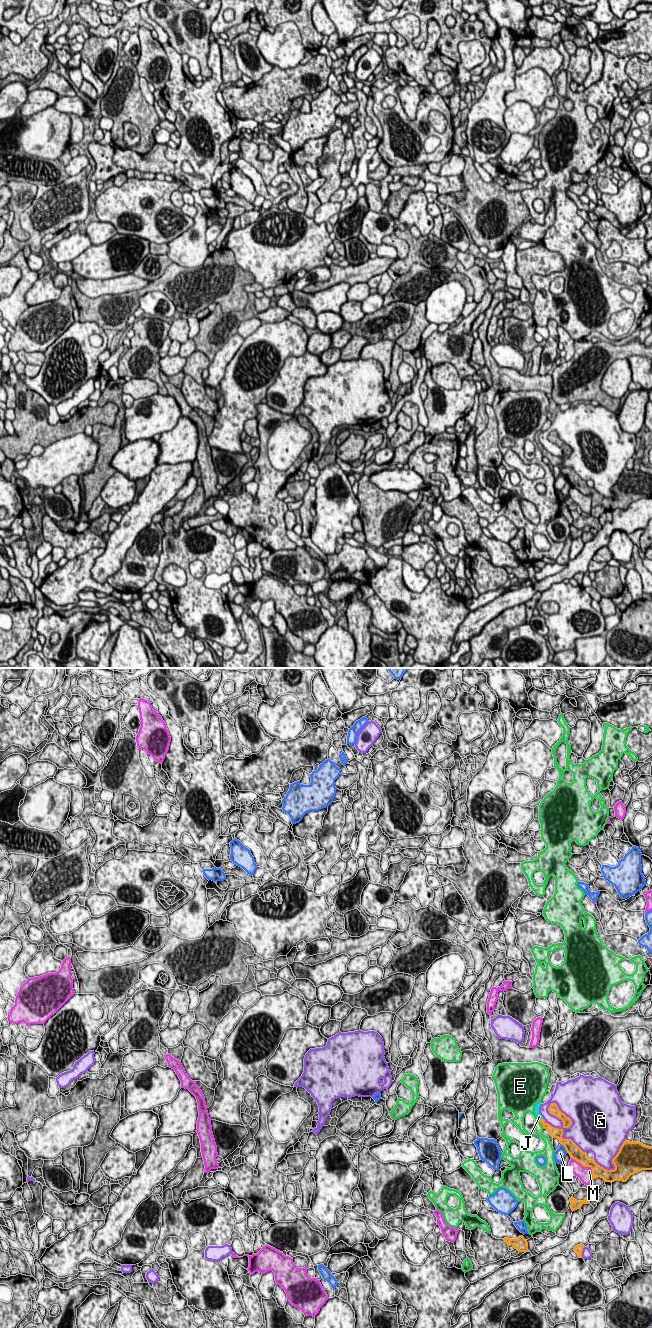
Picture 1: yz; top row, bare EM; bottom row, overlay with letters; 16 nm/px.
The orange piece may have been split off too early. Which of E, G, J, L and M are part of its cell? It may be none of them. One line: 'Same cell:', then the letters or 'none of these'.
Same cell: J

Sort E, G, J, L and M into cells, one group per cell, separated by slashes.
E / G / J / L / M

